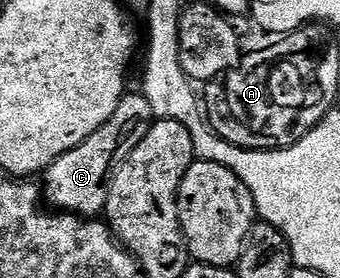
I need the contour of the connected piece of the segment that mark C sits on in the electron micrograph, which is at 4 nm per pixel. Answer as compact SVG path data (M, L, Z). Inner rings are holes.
M126 93L107 125L91 133L91 137L87 137L83 145L71 149L71 153L63 153L59 161L55 161L43 172L44 202L50 208L60 209L76 217L100 216L107 205L113 173L121 168L131 149L143 141L154 119L153 110L149 108L144 94Z

